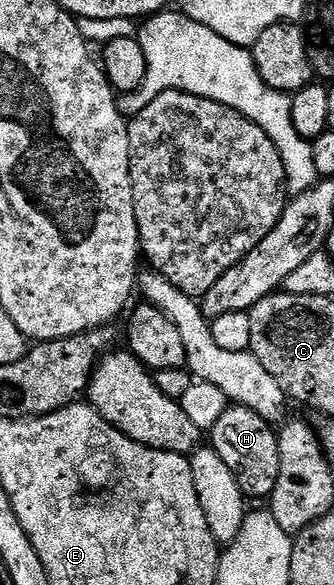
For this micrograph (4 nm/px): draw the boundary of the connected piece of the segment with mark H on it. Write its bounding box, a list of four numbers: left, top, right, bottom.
[211,406,279,500]

